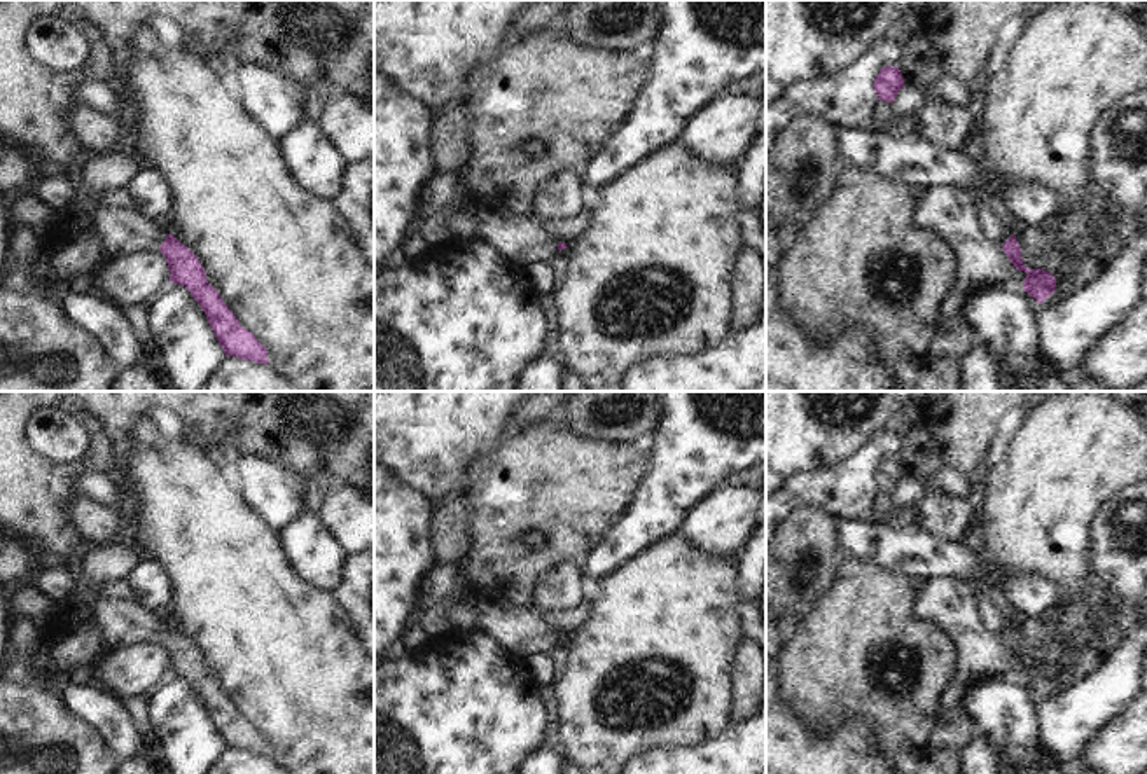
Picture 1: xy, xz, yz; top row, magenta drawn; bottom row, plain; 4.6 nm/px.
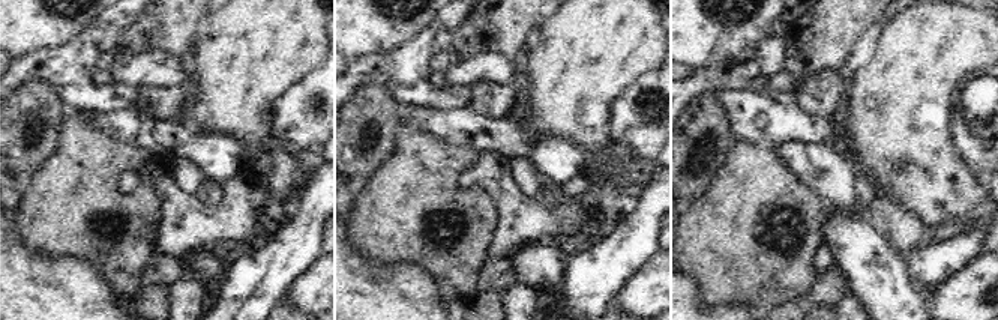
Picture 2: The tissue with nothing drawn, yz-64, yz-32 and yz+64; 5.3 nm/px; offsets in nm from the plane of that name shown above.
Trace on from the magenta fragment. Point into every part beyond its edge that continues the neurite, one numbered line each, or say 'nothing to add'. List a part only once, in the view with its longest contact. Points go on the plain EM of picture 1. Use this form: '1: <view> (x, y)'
1: xy (119, 622)

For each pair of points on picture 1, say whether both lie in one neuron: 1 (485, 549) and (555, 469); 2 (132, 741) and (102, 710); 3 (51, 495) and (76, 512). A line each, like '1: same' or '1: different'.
1: same
2: same
3: different

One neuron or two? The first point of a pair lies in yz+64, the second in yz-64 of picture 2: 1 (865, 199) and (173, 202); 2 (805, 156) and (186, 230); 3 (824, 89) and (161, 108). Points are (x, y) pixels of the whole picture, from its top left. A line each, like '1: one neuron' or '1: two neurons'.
1: two neurons
2: one neuron
3: one neuron

